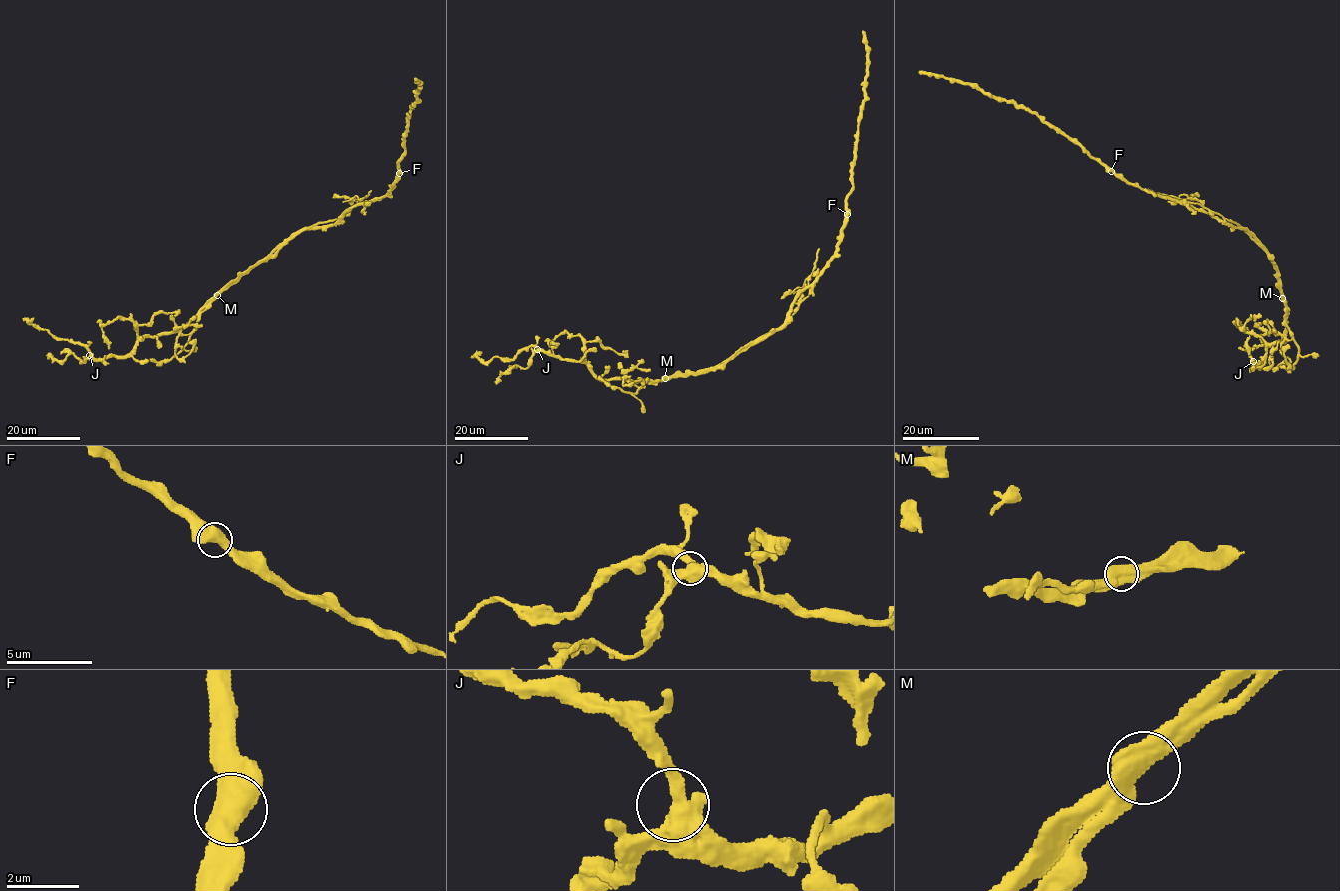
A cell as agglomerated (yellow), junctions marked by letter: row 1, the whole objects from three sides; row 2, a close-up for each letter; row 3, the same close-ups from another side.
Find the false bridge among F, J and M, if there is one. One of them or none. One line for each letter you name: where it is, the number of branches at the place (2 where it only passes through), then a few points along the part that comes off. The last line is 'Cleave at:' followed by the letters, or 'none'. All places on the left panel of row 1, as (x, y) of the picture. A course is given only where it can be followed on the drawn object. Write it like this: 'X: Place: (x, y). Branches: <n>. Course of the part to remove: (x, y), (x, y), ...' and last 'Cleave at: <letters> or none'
M: Place: (217, 295). Branches: 2. Course of the part to remove: (217, 295), (266, 261), (301, 231), (336, 219), (360, 204), (371, 191)
Cleave at: M

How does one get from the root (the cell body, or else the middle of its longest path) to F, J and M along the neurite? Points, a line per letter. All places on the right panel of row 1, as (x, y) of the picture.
F: (1238, 225), (1199, 204), (1175, 202), (1129, 184), (1111, 171)
J: (1238, 225), (1270, 257), (1285, 307), (1284, 341), (1271, 343), (1259, 365), (1254, 365), (1253, 361)
M: (1238, 225), (1270, 257), (1283, 298)

